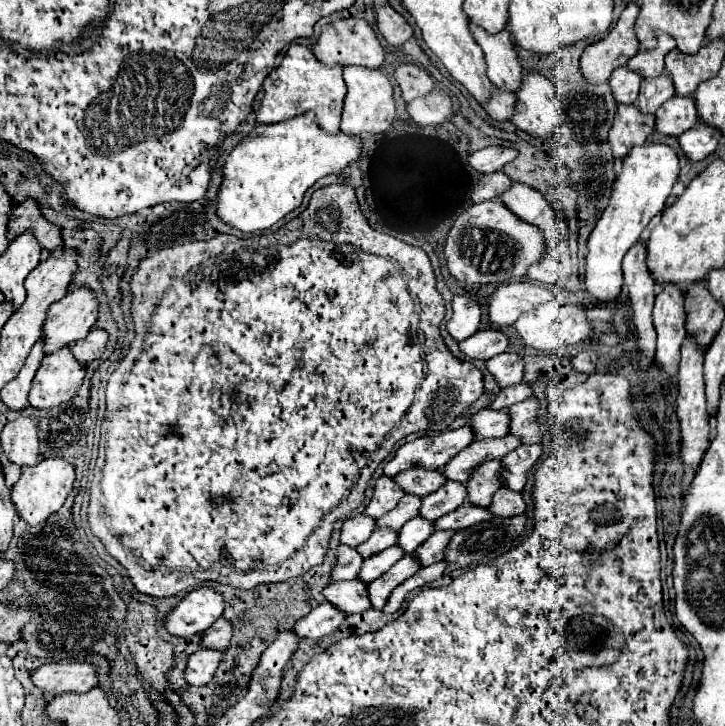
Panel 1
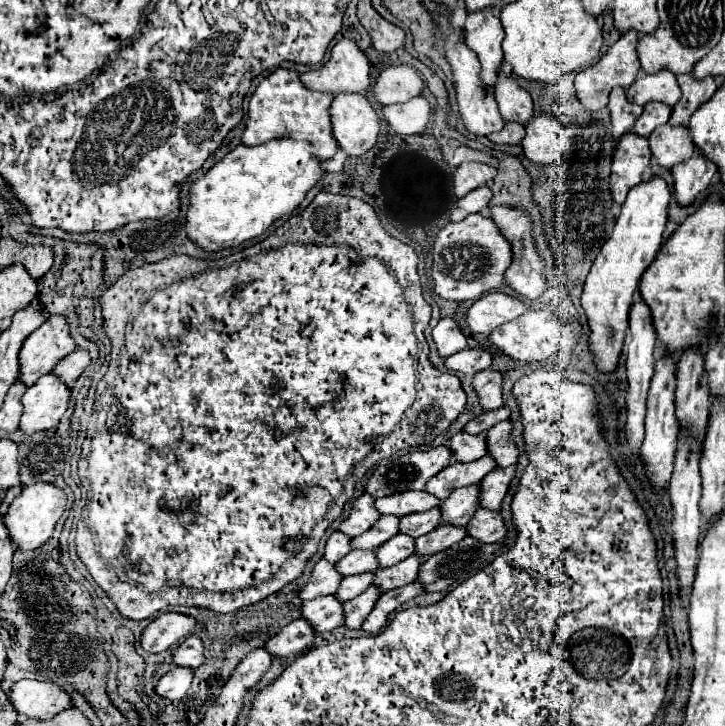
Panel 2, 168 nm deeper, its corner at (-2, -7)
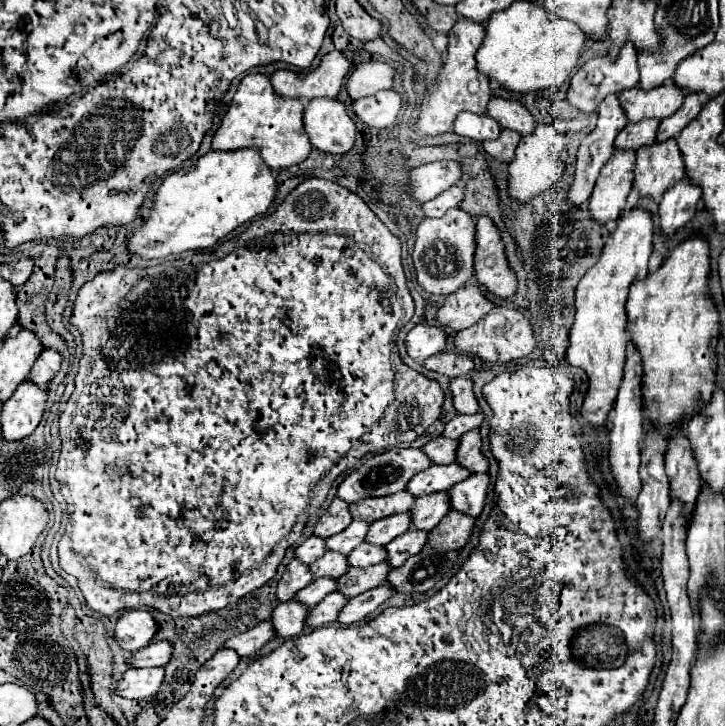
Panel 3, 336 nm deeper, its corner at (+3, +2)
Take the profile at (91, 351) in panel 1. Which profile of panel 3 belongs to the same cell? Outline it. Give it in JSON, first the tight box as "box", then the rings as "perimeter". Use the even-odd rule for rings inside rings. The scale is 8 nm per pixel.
{"box":[29,349,63,389],"perimeter":[[[45,349],[45,353],[41,351],[41,355],[37,357],[29,371],[29,381],[33,381],[39,389],[47,389],[47,385],[61,367],[61,359],[63,357],[55,349]]]}

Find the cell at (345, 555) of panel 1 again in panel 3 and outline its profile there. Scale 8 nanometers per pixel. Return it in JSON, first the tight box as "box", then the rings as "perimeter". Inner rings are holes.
{"box":[277,561,313,601],"perimeter":[[[291,561],[279,579],[277,601],[289,601],[299,589],[307,587],[311,581],[313,575],[309,573],[309,567],[301,565],[301,561]]]}

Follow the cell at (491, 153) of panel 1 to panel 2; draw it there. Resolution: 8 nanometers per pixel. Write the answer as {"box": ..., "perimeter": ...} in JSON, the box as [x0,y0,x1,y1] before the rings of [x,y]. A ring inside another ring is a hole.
{"box":[454,162,498,198],"perimeter":[[[466,162],[460,164],[454,172],[454,196],[462,198],[466,196],[470,190],[486,184],[490,178],[494,178],[498,174],[498,170],[490,164],[482,164],[482,162]]]}

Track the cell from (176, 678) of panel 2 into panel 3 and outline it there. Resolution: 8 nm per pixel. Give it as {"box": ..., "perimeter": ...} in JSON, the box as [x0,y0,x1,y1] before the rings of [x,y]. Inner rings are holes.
{"box":[115,667,163,699],"perimeter":[[[163,667],[157,669],[127,669],[119,679],[115,693],[125,699],[143,699],[157,693],[163,683]]]}

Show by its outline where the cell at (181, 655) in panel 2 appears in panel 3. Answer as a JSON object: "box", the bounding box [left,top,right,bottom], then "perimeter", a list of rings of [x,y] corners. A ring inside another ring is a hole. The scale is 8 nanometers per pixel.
{"box":[127,641,171,669],"perimeter":[[[155,641],[149,643],[145,649],[139,649],[133,653],[133,657],[127,661],[129,667],[141,669],[141,667],[163,667],[169,663],[171,657],[171,645],[167,641]]]}

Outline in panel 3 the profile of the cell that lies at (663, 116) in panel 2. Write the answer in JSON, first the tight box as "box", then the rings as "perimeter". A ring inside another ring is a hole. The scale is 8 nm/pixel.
{"box":[615,121,659,151],"perimeter":[[[639,121],[637,125],[627,125],[615,139],[615,149],[637,151],[641,147],[651,147],[657,135],[659,121]]]}

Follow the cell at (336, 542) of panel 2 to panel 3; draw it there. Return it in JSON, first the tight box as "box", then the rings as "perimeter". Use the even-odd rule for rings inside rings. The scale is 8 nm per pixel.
{"box":[295,537,325,565],"perimeter":[[[307,537],[295,547],[295,559],[299,559],[305,565],[311,565],[325,553],[325,539],[321,537]]]}

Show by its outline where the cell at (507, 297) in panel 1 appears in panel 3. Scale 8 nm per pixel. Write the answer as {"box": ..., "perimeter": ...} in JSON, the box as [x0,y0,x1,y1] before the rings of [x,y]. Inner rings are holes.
{"box":[435,287,493,331],"perimeter":[[[461,287],[455,293],[447,295],[443,305],[435,313],[435,321],[441,327],[451,327],[453,331],[461,331],[473,323],[477,323],[493,305],[487,301],[479,287]]]}

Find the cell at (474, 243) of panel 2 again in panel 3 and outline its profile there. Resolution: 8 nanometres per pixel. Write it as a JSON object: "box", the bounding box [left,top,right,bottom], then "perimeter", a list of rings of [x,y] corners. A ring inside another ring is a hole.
{"box":[413,209,473,295],"perimeter":[[[449,209],[443,217],[423,219],[413,245],[413,267],[417,283],[431,295],[449,295],[465,285],[473,275],[473,217],[461,209]]]}

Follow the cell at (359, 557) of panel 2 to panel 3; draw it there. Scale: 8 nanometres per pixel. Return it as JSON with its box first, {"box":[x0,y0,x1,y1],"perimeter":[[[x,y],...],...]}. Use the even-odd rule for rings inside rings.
{"box":[309,553,349,579],"perimeter":[[[325,553],[323,557],[319,557],[313,565],[309,565],[309,571],[313,573],[315,579],[319,577],[341,577],[341,573],[345,573],[345,569],[349,569],[349,565],[345,565],[345,555],[339,553]]]}

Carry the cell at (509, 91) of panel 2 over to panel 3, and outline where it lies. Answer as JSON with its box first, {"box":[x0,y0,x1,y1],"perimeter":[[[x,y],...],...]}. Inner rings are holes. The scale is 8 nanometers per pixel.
{"box":[487,97,535,135],"perimeter":[[[493,97],[487,105],[487,113],[503,127],[503,129],[513,129],[519,135],[529,135],[535,129],[535,121],[531,113],[519,103],[519,101],[509,101],[501,97]]]}

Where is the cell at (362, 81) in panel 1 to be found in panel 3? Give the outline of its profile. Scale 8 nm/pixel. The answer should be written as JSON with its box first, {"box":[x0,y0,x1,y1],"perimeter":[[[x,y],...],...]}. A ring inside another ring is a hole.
{"box":[303,99,355,155],"perimeter":[[[337,99],[309,101],[303,111],[303,125],[311,147],[327,155],[347,153],[355,143],[355,123]]]}

